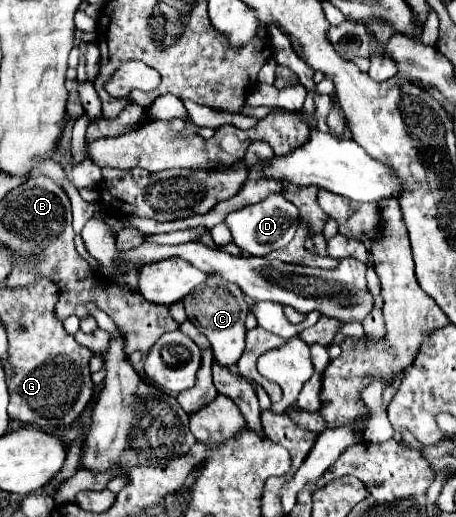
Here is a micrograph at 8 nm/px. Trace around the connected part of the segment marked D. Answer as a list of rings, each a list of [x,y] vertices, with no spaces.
[[[274,193],[274,195],[270,195],[268,199],[264,199],[256,205],[248,205],[244,209],[230,213],[226,217],[226,225],[232,231],[234,243],[242,251],[248,251],[256,257],[264,257],[274,249],[286,247],[292,241],[296,229],[300,227],[300,221],[298,221],[298,209],[290,201],[286,201],[280,193]]]

